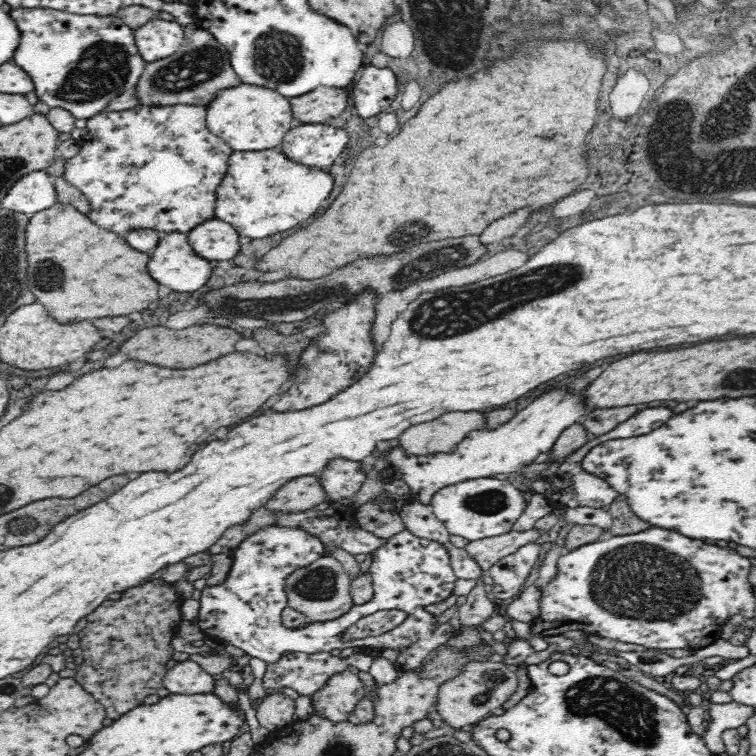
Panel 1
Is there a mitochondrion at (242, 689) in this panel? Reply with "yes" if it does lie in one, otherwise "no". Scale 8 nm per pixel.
no

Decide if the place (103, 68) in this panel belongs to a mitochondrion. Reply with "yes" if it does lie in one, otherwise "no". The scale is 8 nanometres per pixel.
yes

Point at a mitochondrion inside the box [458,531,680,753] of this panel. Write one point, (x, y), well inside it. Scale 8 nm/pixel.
(624, 710)

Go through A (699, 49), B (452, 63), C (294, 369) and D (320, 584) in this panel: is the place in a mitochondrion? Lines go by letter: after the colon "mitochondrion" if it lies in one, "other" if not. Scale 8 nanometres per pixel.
A: other
B: other
C: other
D: mitochondrion

